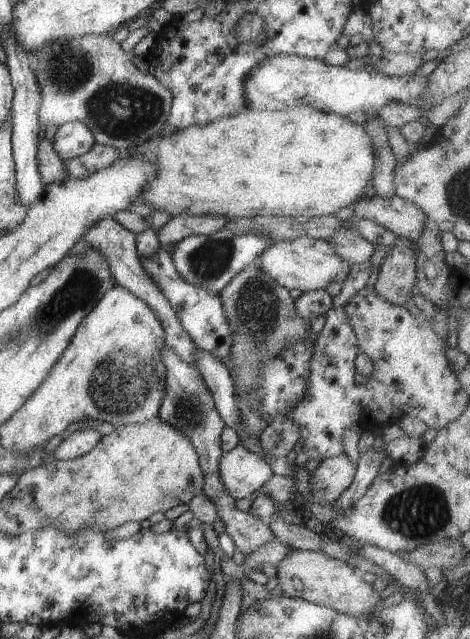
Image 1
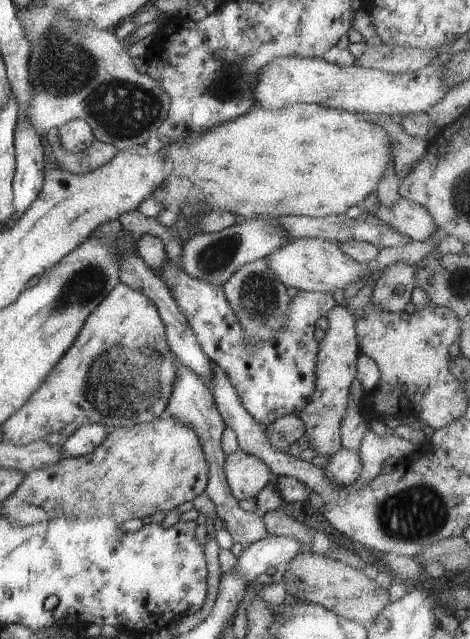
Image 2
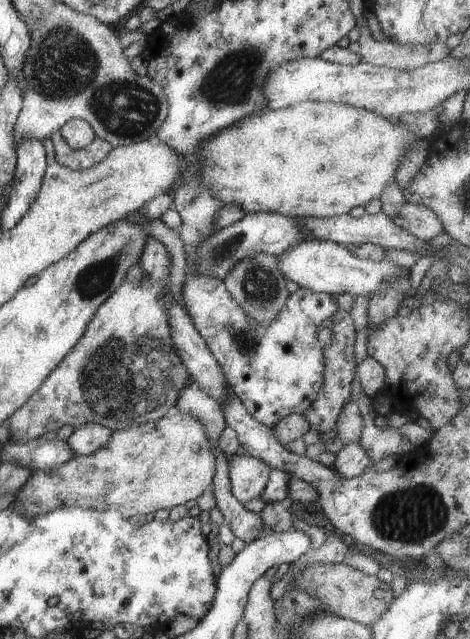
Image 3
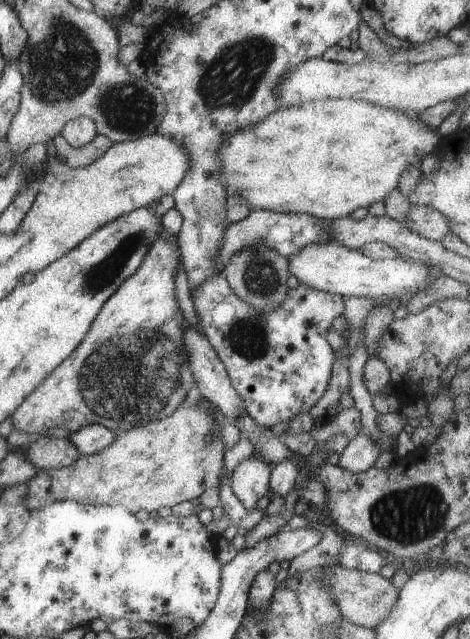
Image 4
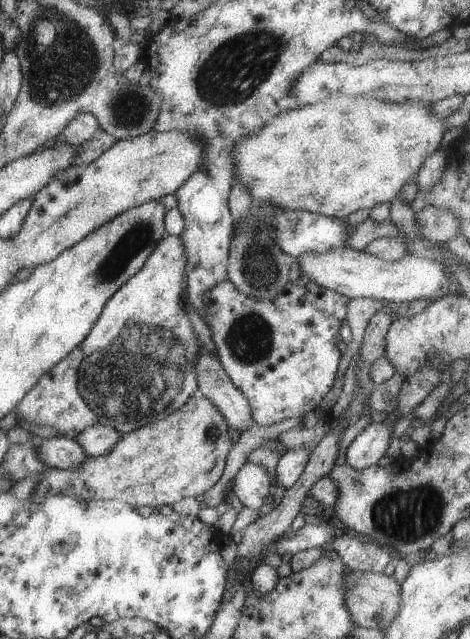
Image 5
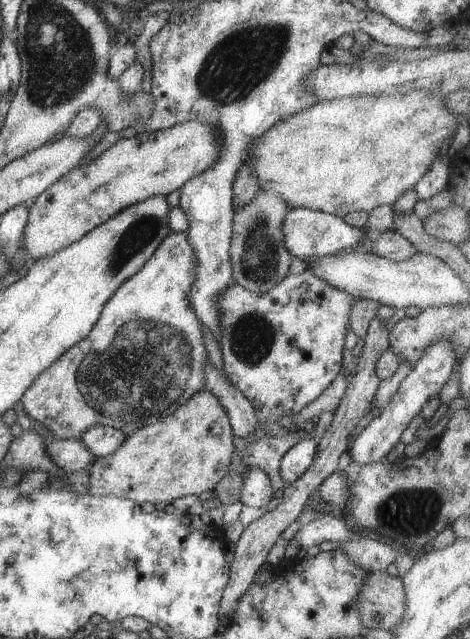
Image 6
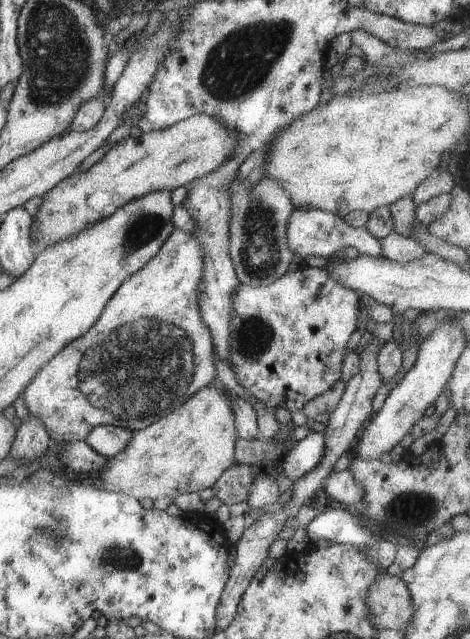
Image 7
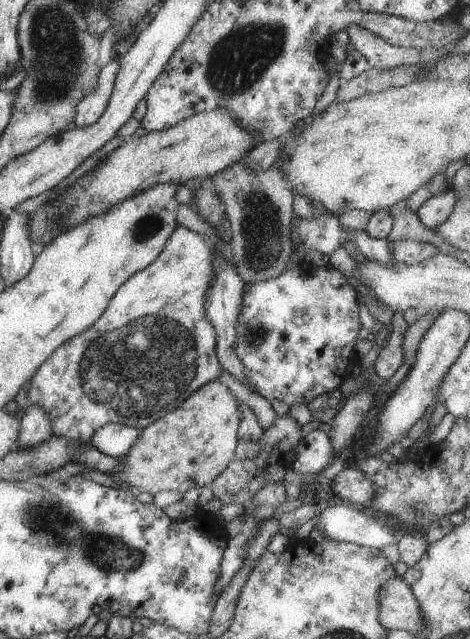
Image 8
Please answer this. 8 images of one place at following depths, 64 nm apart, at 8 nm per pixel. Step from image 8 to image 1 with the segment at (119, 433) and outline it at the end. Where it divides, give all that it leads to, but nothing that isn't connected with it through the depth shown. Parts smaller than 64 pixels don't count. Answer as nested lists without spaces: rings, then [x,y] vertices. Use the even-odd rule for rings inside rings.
[[[85,427],[63,439],[63,442],[52,453],[52,456],[62,461],[79,458],[93,450],[102,438],[103,435],[98,430]]]

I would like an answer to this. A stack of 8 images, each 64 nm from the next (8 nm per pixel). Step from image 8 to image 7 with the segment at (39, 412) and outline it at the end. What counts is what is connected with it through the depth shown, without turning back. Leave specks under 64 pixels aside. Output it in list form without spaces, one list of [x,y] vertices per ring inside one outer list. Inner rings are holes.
[[[30,414],[26,422],[22,422],[9,453],[9,458],[28,461],[37,457],[48,450],[52,443],[51,437],[37,416]]]

